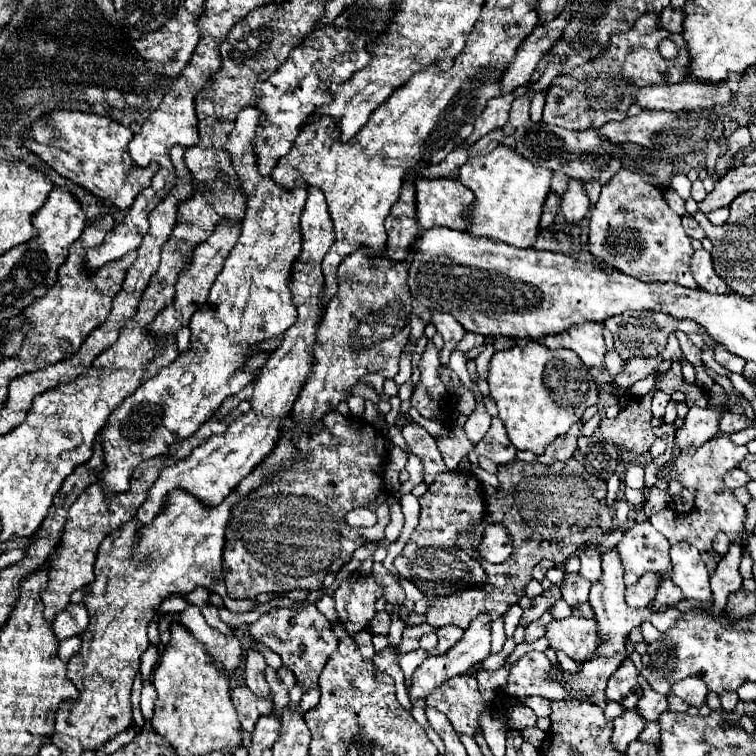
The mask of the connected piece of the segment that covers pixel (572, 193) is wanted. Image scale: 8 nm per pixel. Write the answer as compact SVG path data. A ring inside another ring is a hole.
M577 179L569 181L569 187L561 201L561 211L569 223L579 223L589 211L589 199Z

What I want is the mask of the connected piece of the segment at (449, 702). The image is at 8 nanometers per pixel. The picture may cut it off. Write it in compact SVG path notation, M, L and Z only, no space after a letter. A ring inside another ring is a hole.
M457 675L433 691L425 703L445 713L459 735L483 735L479 717L491 709L491 703L481 697L477 679L473 675Z

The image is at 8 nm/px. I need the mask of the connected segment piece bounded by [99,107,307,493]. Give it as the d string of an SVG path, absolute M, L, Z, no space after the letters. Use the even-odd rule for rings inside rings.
M257 107L241 109L225 145L247 197L247 211L241 237L225 259L223 271L211 287L209 301L191 317L191 347L129 395L109 415L101 433L105 471L99 473L99 479L105 483L107 493L125 493L131 473L141 461L165 455L171 443L197 433L227 397L253 381L253 373L239 371L251 357L249 347L285 333L297 319L289 279L293 279L293 261L301 253L299 217L305 209L307 187L303 181L297 181L293 189L281 189L271 177L261 177L253 153L253 137L259 121L261 111Z

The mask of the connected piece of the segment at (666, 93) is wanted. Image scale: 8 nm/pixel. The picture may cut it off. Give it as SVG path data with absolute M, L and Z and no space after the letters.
M677 83L677 85L651 85L637 91L635 103L643 109L665 111L695 111L703 107L719 107L729 103L733 93L727 87L705 83Z

